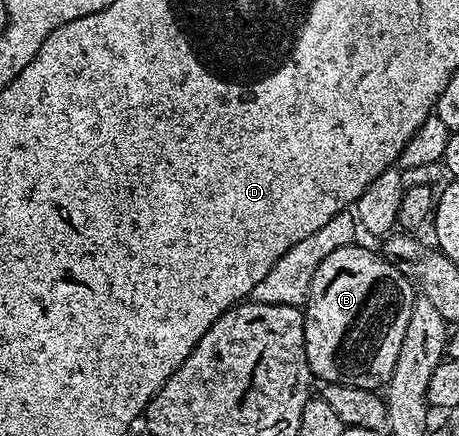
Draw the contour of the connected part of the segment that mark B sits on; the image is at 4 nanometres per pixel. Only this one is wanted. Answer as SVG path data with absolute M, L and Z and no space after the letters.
M356 247L334 250L334 254L330 254L314 274L308 302L302 308L305 352L309 368L317 381L376 390L387 385L394 374L394 362L398 362L398 350L402 350L402 337L410 323L410 310L414 306L417 293L412 281L385 260L379 251L371 252L368 248Z

